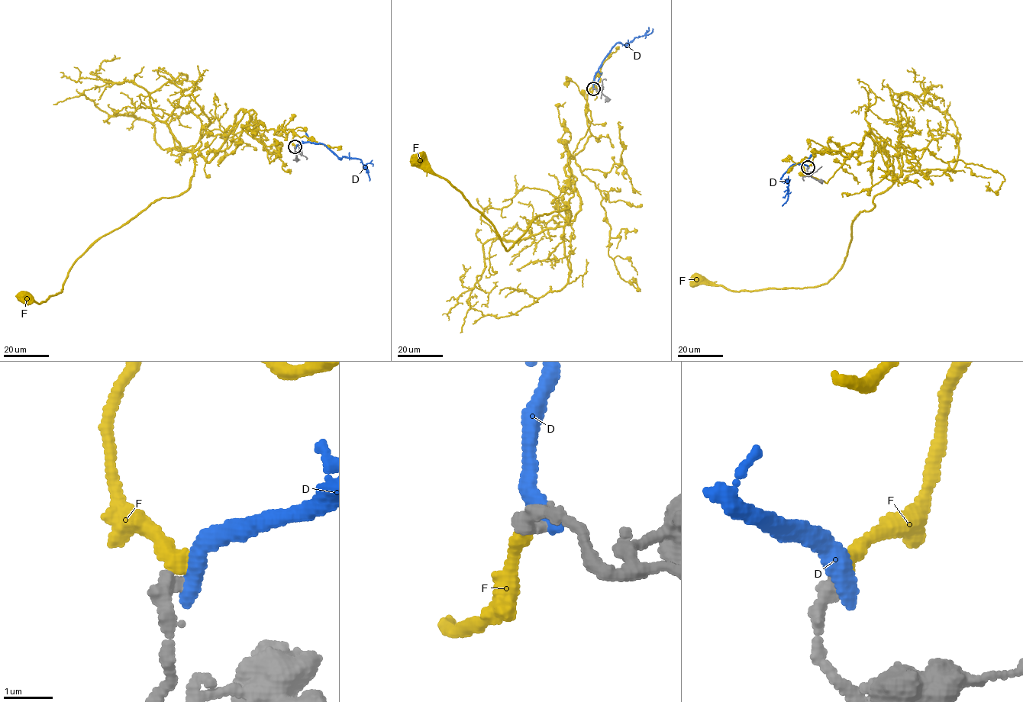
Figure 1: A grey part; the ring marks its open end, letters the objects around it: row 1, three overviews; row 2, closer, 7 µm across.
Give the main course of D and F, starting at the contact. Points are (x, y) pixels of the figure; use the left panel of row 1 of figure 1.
D: (295, 146), (306, 142), (322, 143), (338, 157), (359, 159), (369, 181)
F: (295, 146), (249, 111), (201, 151), (188, 188), (96, 239), (62, 291), (25, 294)

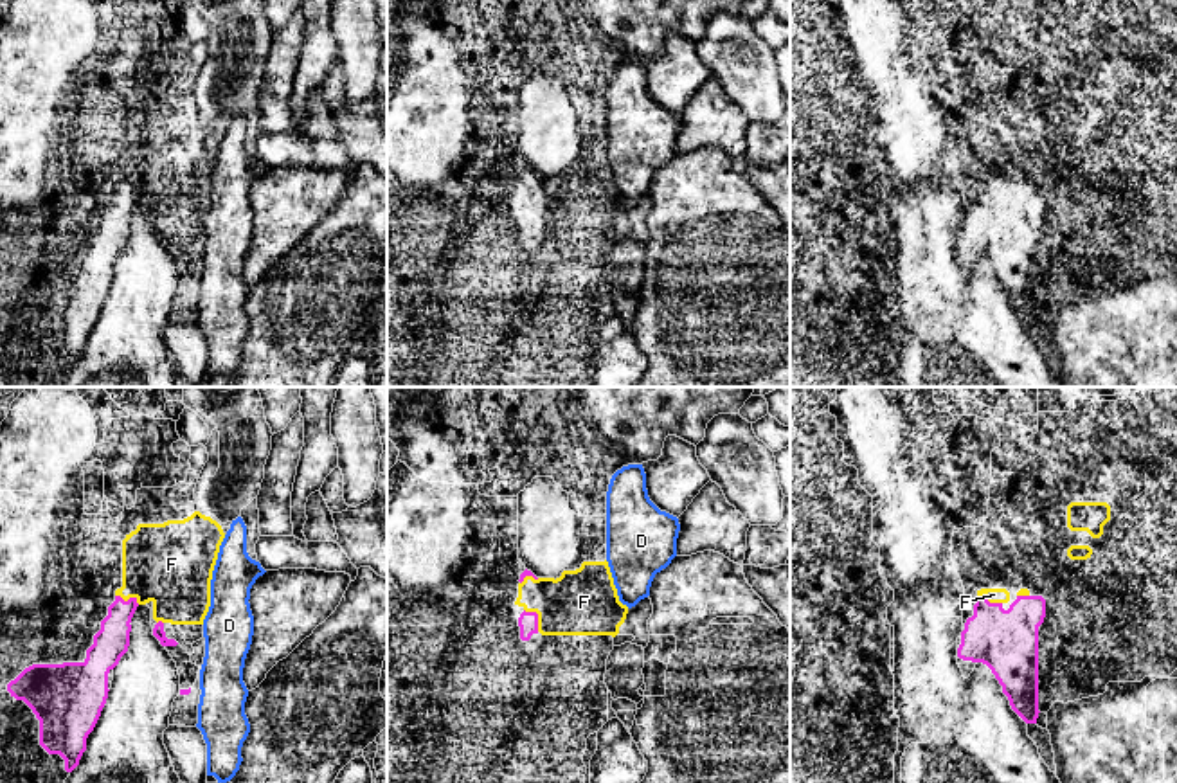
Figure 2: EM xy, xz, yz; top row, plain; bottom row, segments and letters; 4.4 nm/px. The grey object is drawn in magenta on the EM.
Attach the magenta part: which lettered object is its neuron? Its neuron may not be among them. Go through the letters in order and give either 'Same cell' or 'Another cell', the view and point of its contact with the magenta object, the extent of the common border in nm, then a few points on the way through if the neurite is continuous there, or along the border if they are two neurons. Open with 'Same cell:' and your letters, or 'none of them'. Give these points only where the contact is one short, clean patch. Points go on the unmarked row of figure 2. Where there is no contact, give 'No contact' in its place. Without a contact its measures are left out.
Same cell: F
D: Another cell. No contact
F: Same cell. Touches magenta at xz (537, 213). Shared border 120 nm. Path across: xz (528, 218), (537, 213), (549, 204), (584, 198)

